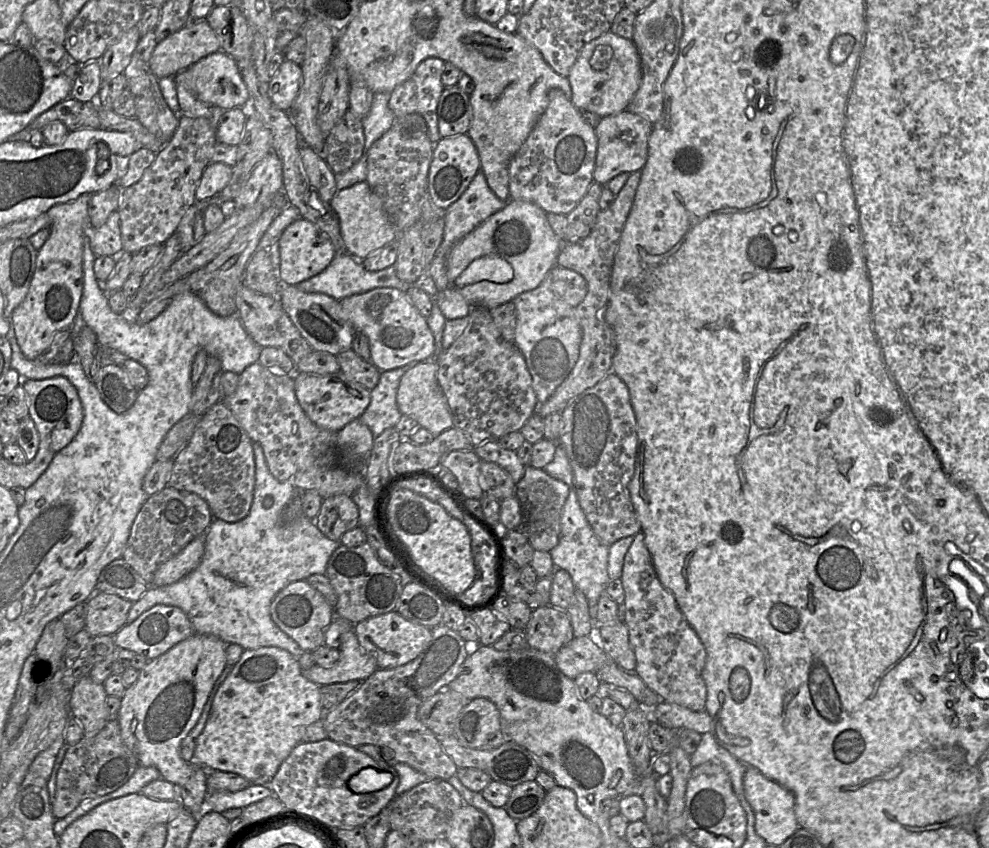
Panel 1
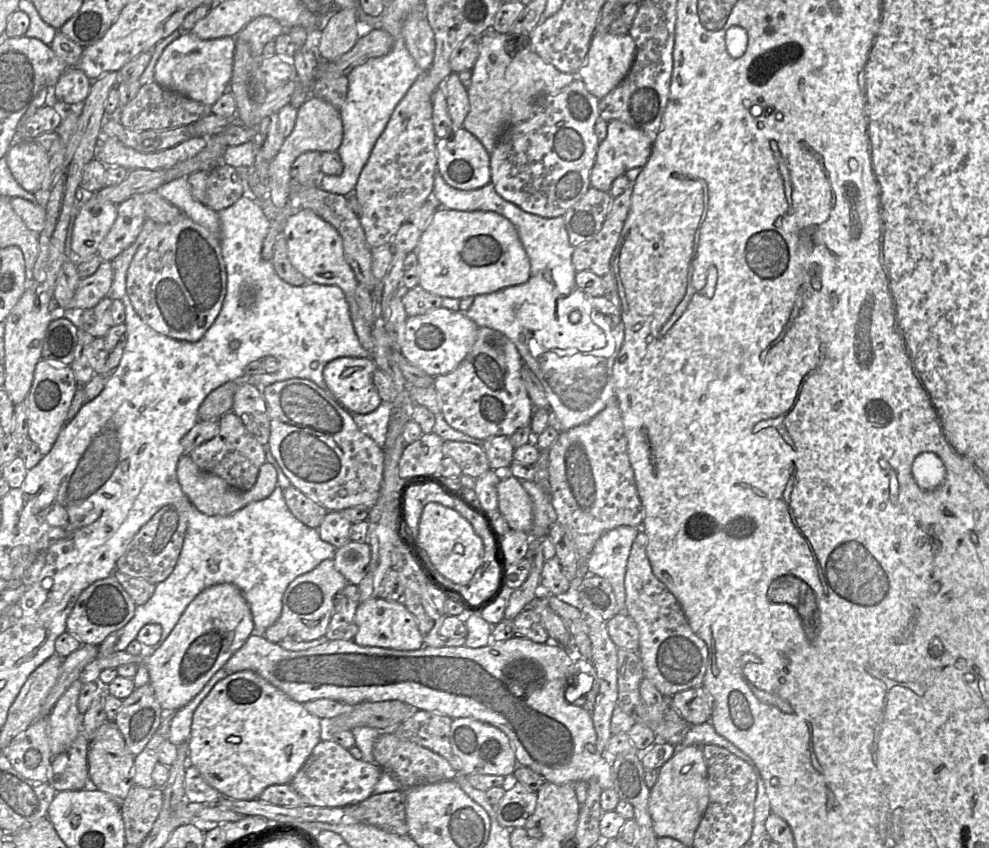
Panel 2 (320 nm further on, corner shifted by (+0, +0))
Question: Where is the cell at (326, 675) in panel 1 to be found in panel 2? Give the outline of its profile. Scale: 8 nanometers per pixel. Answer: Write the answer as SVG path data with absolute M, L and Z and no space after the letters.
M253 633L237 650L230 659L225 663L223 668L228 675L236 672L251 670L261 676L263 679L271 683L273 686L280 689L292 700L299 703L306 703L316 699L332 699L341 702L348 706L355 706L363 702L381 702L389 700L399 700L406 704L412 705L418 710L438 712L446 716L455 718L470 718L478 720L489 725L492 725L501 730L510 741L512 745L518 766L525 766L532 769L534 772L542 775L546 781L562 785L574 784L576 782L590 782L597 781L599 786L603 789L613 788L611 758L606 755L606 748L604 753L597 751L597 734L594 728L592 715L590 715L584 708L572 705L565 699L565 691L571 684L571 675L578 673L575 668L575 658L577 655L572 653L558 643L546 642L537 643L522 636L513 636L505 641L490 641L484 647L470 648L463 646L443 646L439 648L423 646L419 650L395 650L382 647L359 646L353 640L329 640L327 643L310 648L303 651L289 651L282 648L278 643L268 641L264 635Z

